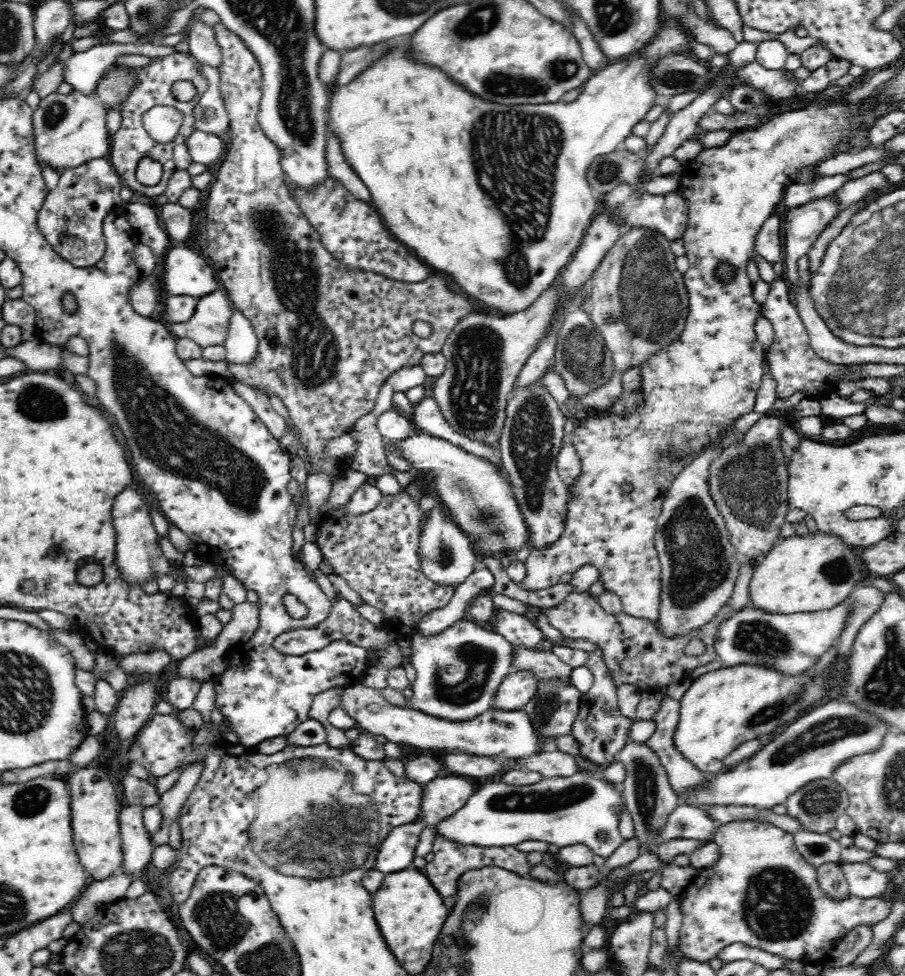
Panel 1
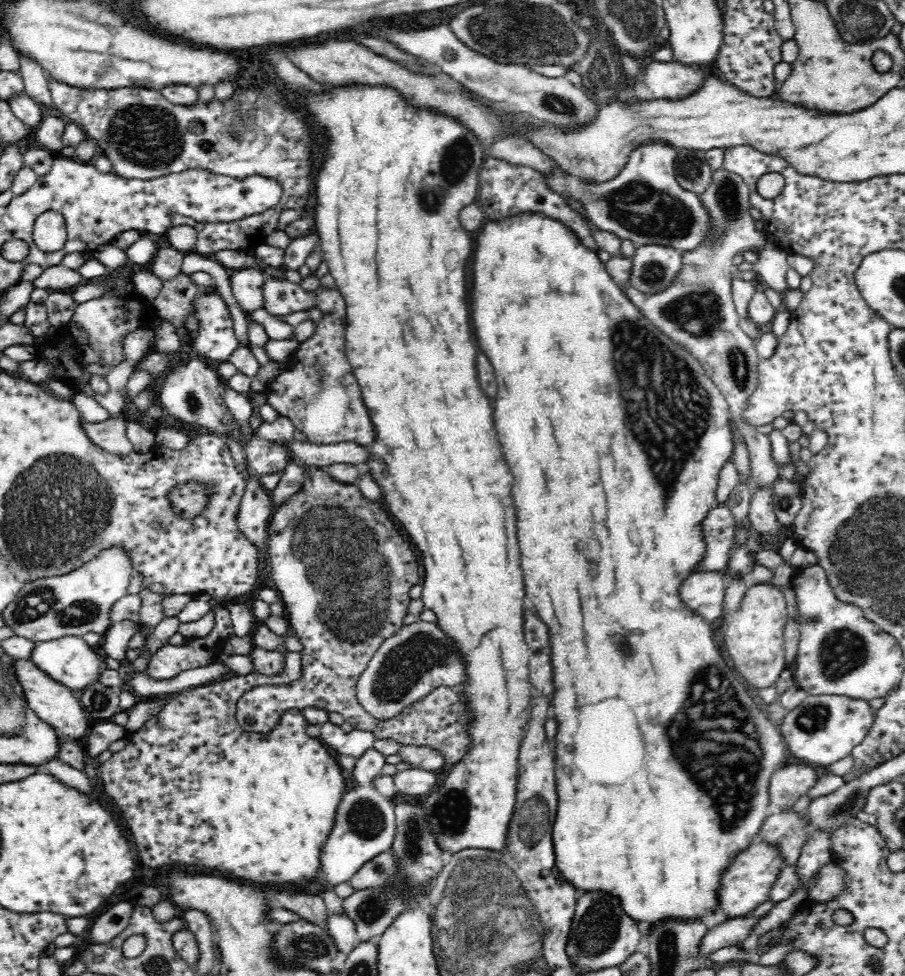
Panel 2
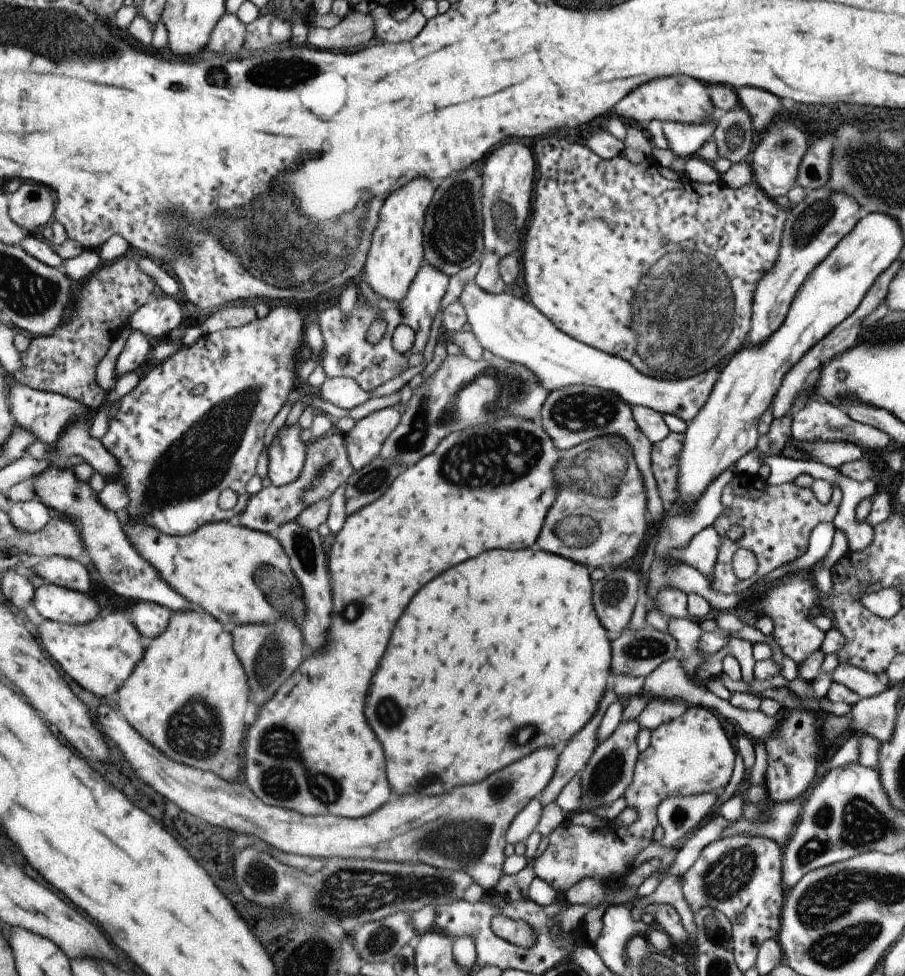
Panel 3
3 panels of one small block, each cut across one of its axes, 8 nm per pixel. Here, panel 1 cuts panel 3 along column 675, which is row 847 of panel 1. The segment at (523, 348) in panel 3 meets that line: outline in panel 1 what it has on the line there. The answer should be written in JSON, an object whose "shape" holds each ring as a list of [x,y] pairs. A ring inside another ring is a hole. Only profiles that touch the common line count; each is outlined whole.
{"shape":[[[424,822],[396,826],[378,848],[376,870],[386,876],[408,870],[408,866],[416,856],[416,846],[420,844],[422,830]]]}

